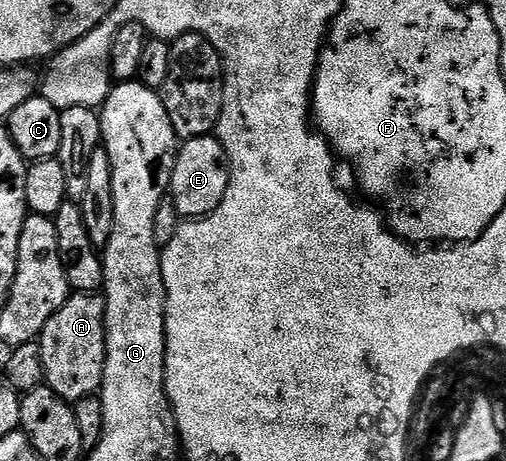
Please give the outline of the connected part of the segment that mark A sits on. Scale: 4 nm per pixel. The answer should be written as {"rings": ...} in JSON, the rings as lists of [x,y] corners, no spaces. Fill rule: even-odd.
{"rings":[[[72,292],[57,315],[45,323],[37,344],[41,351],[43,380],[61,399],[77,402],[102,390],[107,358],[107,303],[94,293]]]}

